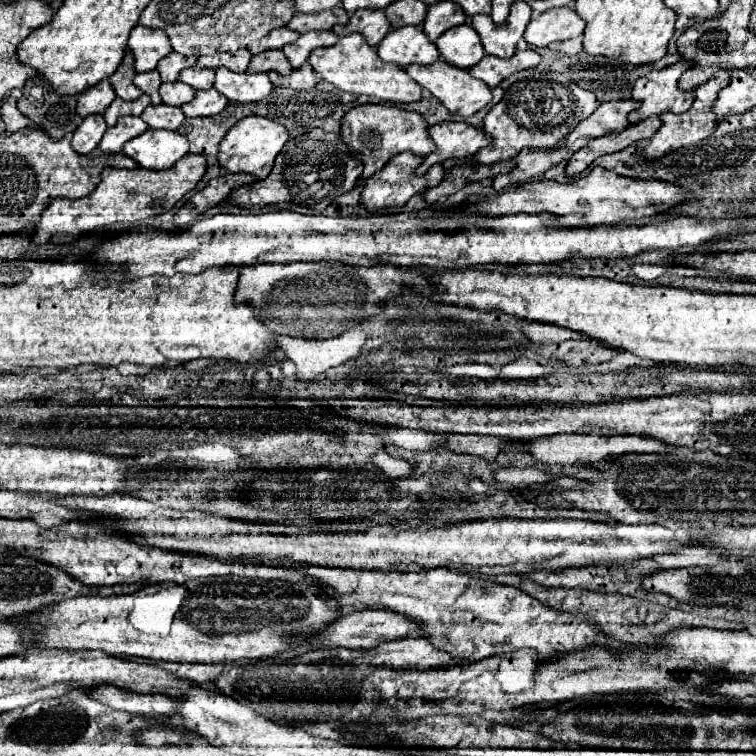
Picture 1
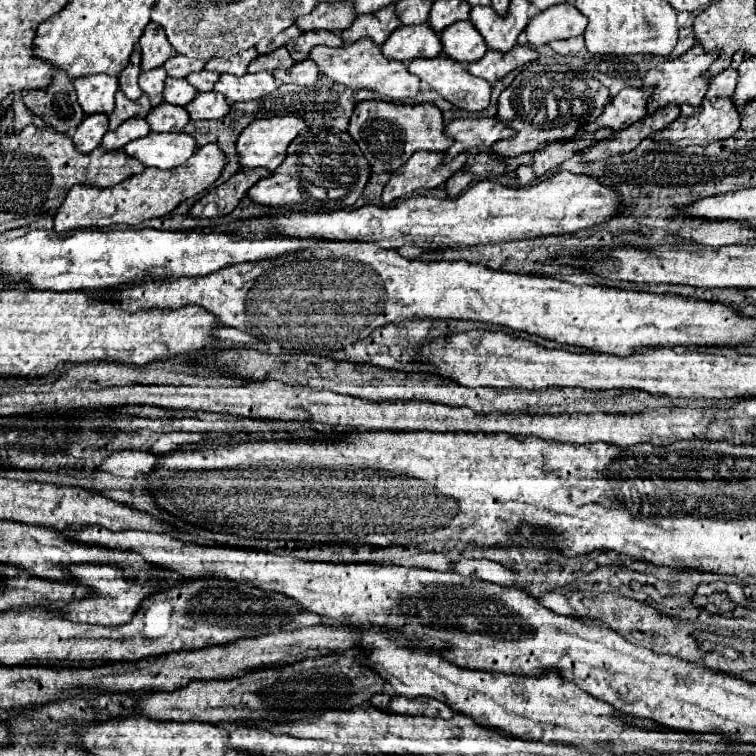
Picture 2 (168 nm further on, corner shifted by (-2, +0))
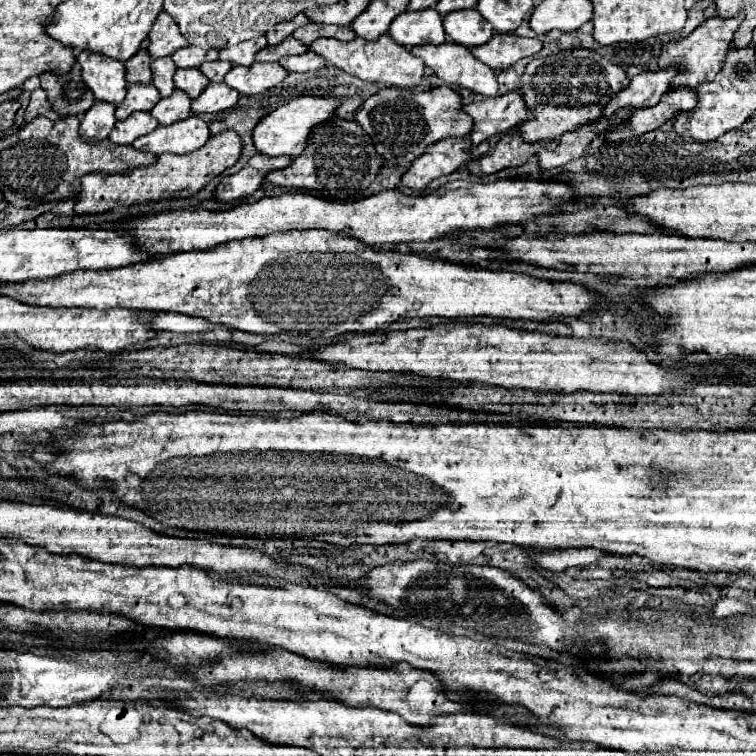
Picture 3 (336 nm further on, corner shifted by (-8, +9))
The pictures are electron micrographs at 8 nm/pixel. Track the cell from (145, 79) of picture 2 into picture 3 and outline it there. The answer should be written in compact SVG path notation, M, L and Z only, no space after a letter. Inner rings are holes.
M162 57L162 59L152 61L152 73L154 73L152 83L156 85L156 89L160 91L162 97L172 95L172 91L174 91L174 81L172 81L174 71L176 71L176 65L170 57Z

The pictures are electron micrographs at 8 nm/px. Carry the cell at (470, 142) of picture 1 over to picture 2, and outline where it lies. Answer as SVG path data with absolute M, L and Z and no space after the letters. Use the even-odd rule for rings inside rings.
M460 118L452 120L444 128L446 136L454 140L454 144L444 152L444 162L450 162L460 152L466 152L476 146L492 146L502 138L514 136L514 130L504 126L498 118Z

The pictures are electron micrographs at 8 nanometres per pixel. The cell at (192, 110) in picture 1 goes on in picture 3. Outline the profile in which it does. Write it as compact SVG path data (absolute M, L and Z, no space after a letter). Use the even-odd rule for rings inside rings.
M210 83L206 87L204 93L200 93L194 101L192 101L192 113L200 115L200 113L218 113L224 109L230 109L238 103L240 93L234 91L232 87L228 87L226 83Z

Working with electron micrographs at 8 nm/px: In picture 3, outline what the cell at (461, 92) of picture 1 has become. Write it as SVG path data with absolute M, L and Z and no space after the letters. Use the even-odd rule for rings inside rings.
M446 41L442 45L412 47L410 51L424 59L424 63L448 85L460 85L486 97L494 97L498 93L496 73L486 63L472 57L468 47Z

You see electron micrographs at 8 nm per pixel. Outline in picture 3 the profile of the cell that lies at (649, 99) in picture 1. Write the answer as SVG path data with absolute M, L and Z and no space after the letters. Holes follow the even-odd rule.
M738 13L730 19L718 19L718 15L714 15L714 17L706 19L702 25L698 25L688 37L674 39L674 41L666 43L662 49L662 55L660 55L660 67L662 69L666 69L666 67L678 69L672 85L674 87L686 85L686 87L696 89L700 83L712 81L716 77L716 73L722 69L722 61L730 49L734 31L742 23L742 19L744 19L744 13Z

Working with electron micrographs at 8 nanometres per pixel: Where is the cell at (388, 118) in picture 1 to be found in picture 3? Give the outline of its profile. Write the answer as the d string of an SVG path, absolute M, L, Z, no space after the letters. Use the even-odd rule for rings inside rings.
M434 87L428 91L382 89L358 109L356 121L372 137L376 151L388 163L412 163L428 145L446 137L466 137L472 131L472 117L462 111L460 95L450 87Z

